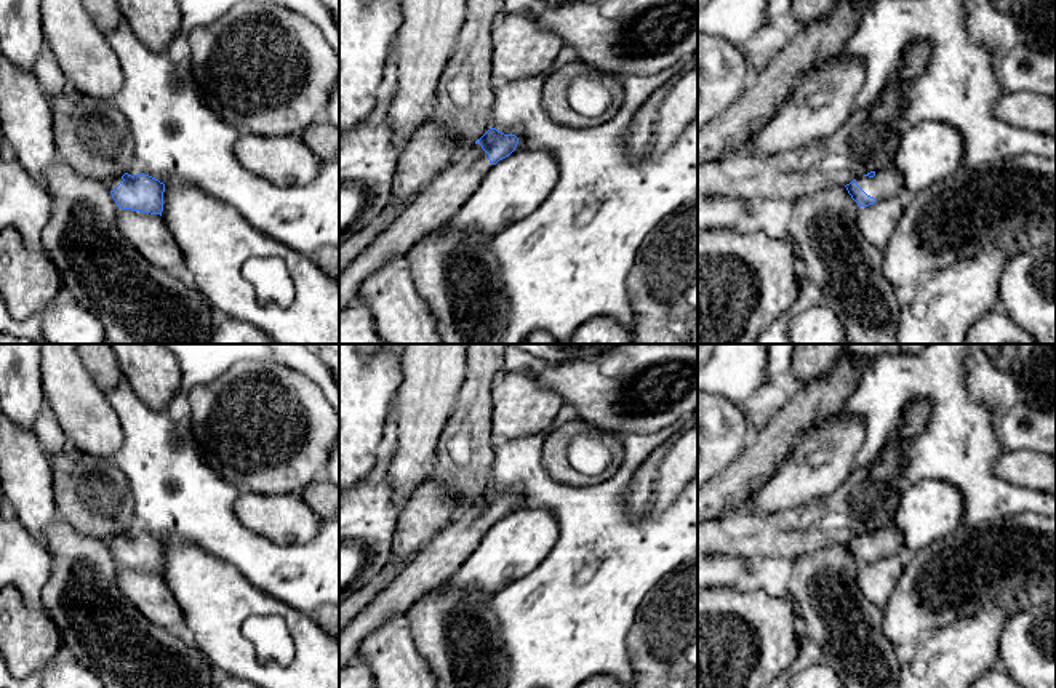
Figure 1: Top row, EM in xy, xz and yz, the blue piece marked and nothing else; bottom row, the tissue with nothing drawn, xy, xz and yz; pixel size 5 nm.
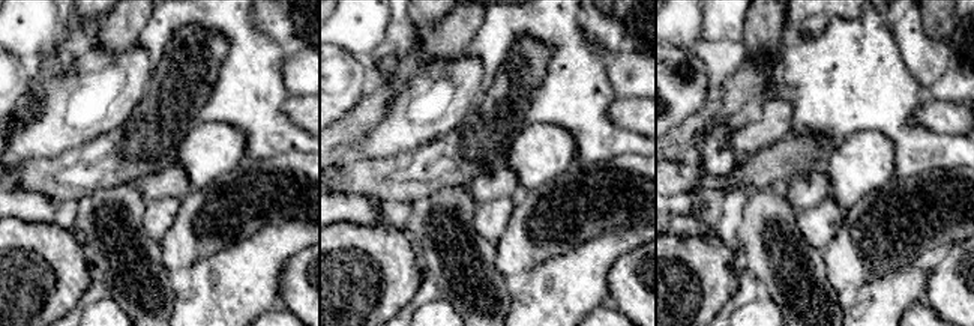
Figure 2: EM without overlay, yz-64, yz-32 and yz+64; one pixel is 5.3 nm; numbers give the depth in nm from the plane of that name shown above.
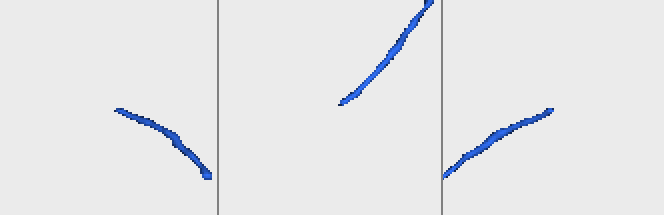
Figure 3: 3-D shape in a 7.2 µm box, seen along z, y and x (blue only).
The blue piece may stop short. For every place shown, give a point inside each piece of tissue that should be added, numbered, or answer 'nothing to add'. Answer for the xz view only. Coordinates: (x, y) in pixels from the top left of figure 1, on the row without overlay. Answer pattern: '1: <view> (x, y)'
1: xz (431, 567)

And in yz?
1: yz (887, 541)

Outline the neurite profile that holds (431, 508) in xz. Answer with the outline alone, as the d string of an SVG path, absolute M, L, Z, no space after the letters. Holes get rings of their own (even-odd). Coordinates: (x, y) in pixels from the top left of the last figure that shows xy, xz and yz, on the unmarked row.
M427 478L400 506L392 536L390 558L410 558L456 517L456 501L435 480Z

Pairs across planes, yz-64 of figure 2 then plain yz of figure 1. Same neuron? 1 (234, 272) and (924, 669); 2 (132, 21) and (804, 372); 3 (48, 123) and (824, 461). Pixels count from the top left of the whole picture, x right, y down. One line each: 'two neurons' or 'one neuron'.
1: one neuron
2: two neurons
3: one neuron

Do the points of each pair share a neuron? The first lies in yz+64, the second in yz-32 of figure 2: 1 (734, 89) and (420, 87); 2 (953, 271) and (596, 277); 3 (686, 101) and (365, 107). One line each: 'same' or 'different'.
1: different
2: different
3: different

